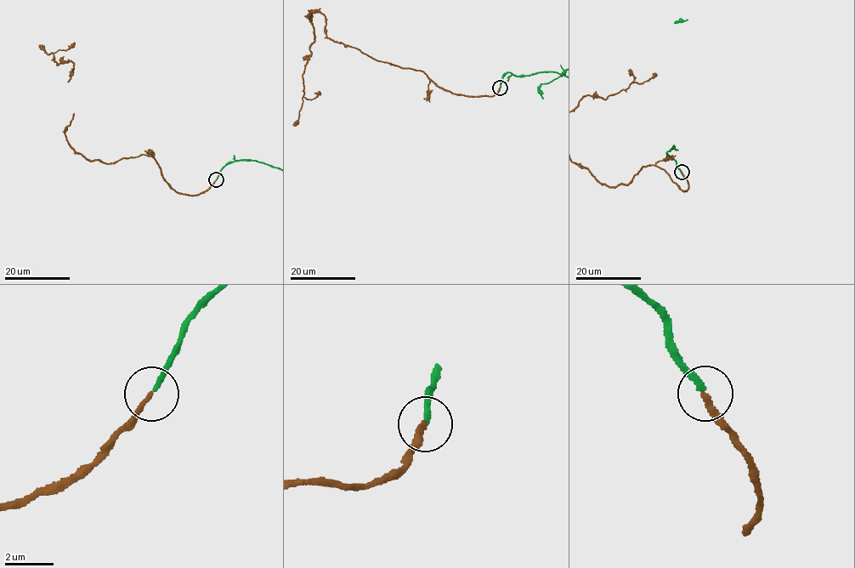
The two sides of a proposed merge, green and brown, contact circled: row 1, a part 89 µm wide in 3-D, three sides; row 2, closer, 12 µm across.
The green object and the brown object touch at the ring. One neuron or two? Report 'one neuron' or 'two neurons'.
one neuron

